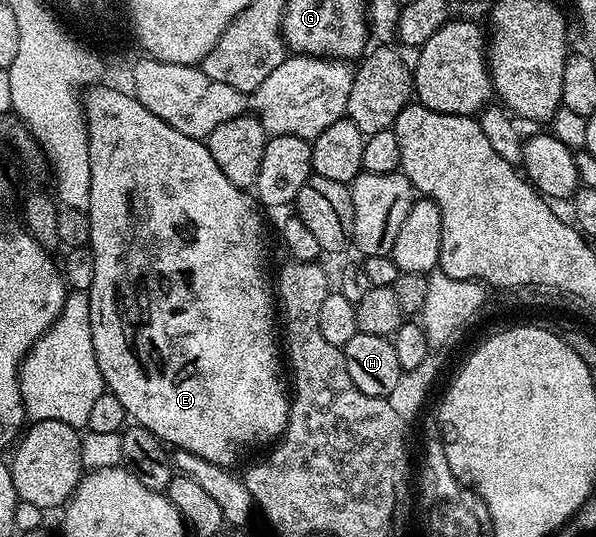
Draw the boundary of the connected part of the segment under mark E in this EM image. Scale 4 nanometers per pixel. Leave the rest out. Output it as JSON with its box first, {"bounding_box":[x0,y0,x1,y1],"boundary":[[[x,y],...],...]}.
{"bounding_box":[82,82,291,466],"boundary":[[[106,82],[90,85],[82,93],[83,117],[87,119],[87,137],[89,138],[89,170],[91,171],[91,193],[89,194],[89,206],[86,211],[91,218],[91,243],[89,245],[95,256],[95,273],[93,274],[93,286],[89,293],[91,297],[91,337],[93,338],[93,350],[97,354],[97,366],[103,375],[103,383],[115,397],[125,406],[128,417],[136,425],[152,431],[153,434],[172,449],[181,448],[189,450],[189,454],[197,454],[209,462],[222,466],[234,465],[235,444],[267,444],[278,441],[287,428],[287,419],[291,413],[291,401],[289,399],[289,388],[285,383],[285,376],[279,373],[279,360],[281,364],[281,348],[275,345],[275,332],[277,328],[277,304],[273,299],[273,288],[267,285],[267,276],[263,273],[263,220],[259,217],[260,205],[250,191],[233,186],[225,174],[221,174],[221,166],[213,162],[213,154],[209,154],[206,143],[201,140],[189,138],[189,134],[181,134],[181,130],[173,130],[169,122],[161,122],[157,114],[145,110],[141,102],[130,91],[122,92],[119,88],[110,88]]]}

